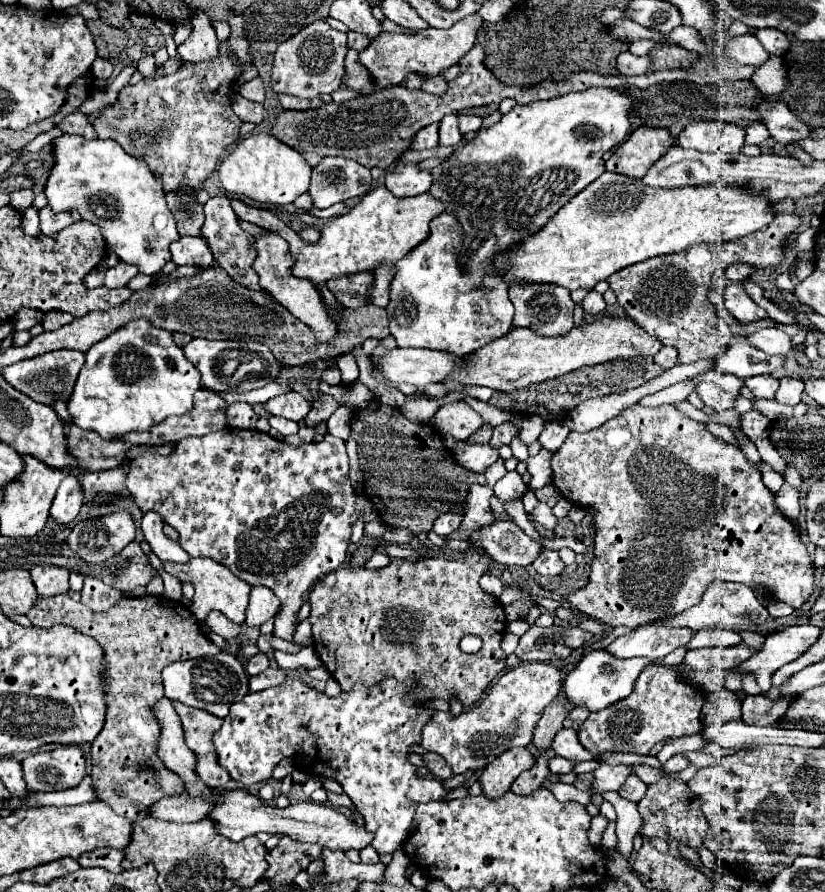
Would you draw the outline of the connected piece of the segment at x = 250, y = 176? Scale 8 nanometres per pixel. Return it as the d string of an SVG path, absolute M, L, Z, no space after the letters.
M255 133L241 139L219 167L219 179L231 193L251 197L261 203L287 205L293 203L301 193L309 189L311 167L309 163L289 145L281 143L269 133Z

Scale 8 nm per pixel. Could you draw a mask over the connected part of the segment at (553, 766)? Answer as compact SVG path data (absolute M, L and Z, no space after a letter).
M551 757L551 759L549 759L549 771L555 773L555 775L565 773L567 769L571 771L575 765L577 765L575 761L569 761L569 759L565 759L565 757Z

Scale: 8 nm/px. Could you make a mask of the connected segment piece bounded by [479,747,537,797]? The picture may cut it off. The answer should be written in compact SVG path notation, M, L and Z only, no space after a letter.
M529 747L507 749L499 757L495 757L479 777L483 793L487 797L501 797L501 793L509 791L511 783L535 763L537 757L529 751Z

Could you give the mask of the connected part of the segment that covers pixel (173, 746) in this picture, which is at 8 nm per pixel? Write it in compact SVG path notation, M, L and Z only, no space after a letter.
M163 697L155 707L155 717L161 721L161 743L159 743L159 757L165 765L175 771L185 783L197 783L201 777L197 775L197 755L191 753L185 745L181 721L167 697Z

